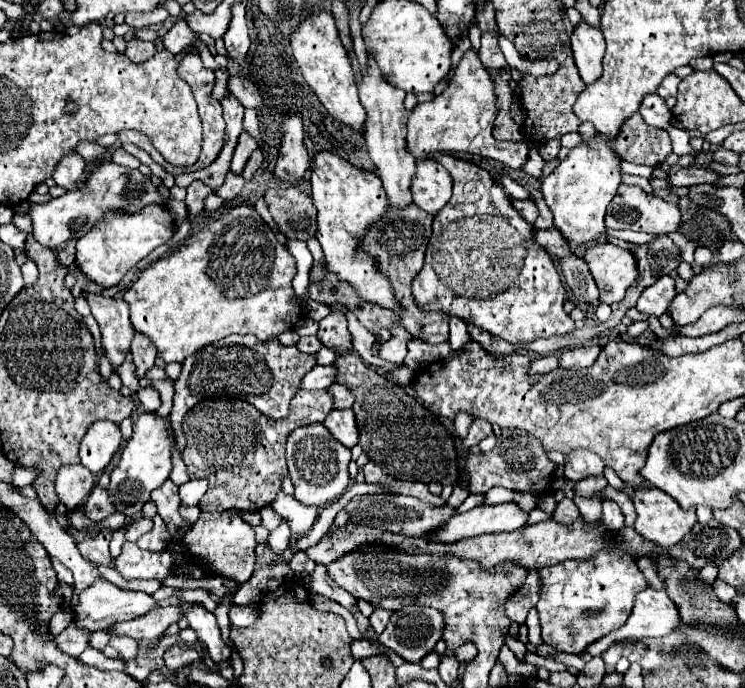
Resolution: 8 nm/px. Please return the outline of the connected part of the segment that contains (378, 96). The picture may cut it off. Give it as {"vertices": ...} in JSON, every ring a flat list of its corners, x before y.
{"vertices":[[369,59,367,73,359,79,359,99,361,105,367,111,365,119,365,139,367,139,367,151,375,163,375,171,383,181,383,189,389,197,389,205,395,209,403,209,413,203,411,195,411,179,415,177,415,159,405,149,405,121,407,121,407,109,403,107,405,91,393,89,393,85,385,85,385,79,381,77,381,71,377,65,373,65,373,59]]}

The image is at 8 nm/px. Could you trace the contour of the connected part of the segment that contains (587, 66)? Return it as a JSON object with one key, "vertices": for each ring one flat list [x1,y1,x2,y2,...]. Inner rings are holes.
{"vertices":[[581,19,571,35,571,49,579,75,585,83,593,83,597,75,601,75,601,59,605,53,603,31]]}

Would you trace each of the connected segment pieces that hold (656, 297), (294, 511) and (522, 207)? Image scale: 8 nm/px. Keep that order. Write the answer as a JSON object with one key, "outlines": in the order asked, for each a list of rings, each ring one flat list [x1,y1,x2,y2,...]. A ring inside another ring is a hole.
{"outlines":[[[665,275,641,293,641,297,637,301,637,309,643,311,645,315,661,317,667,311,669,301,675,297,675,293,677,293,675,291,675,279]],[[283,491,277,493,271,507,287,521,293,535,297,537,303,537,319,515,319,509,309,509,307,505,301,505,293,495,285,495]],[[525,199,525,201,511,201,513,207,519,211,519,215,527,221,527,223,533,223,535,217,537,217,537,207,533,205,533,201]]]}

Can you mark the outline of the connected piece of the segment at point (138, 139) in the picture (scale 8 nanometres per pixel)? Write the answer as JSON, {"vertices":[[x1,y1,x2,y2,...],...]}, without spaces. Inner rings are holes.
{"vertices":[[121,131,121,133,119,133,119,137,121,137,121,143,133,143,133,145,137,145,139,149,147,151,147,153,153,157,153,161,157,161,161,167,169,165,169,163,161,157,161,153,151,145,149,137,145,137,143,133,139,133,139,131]]}

